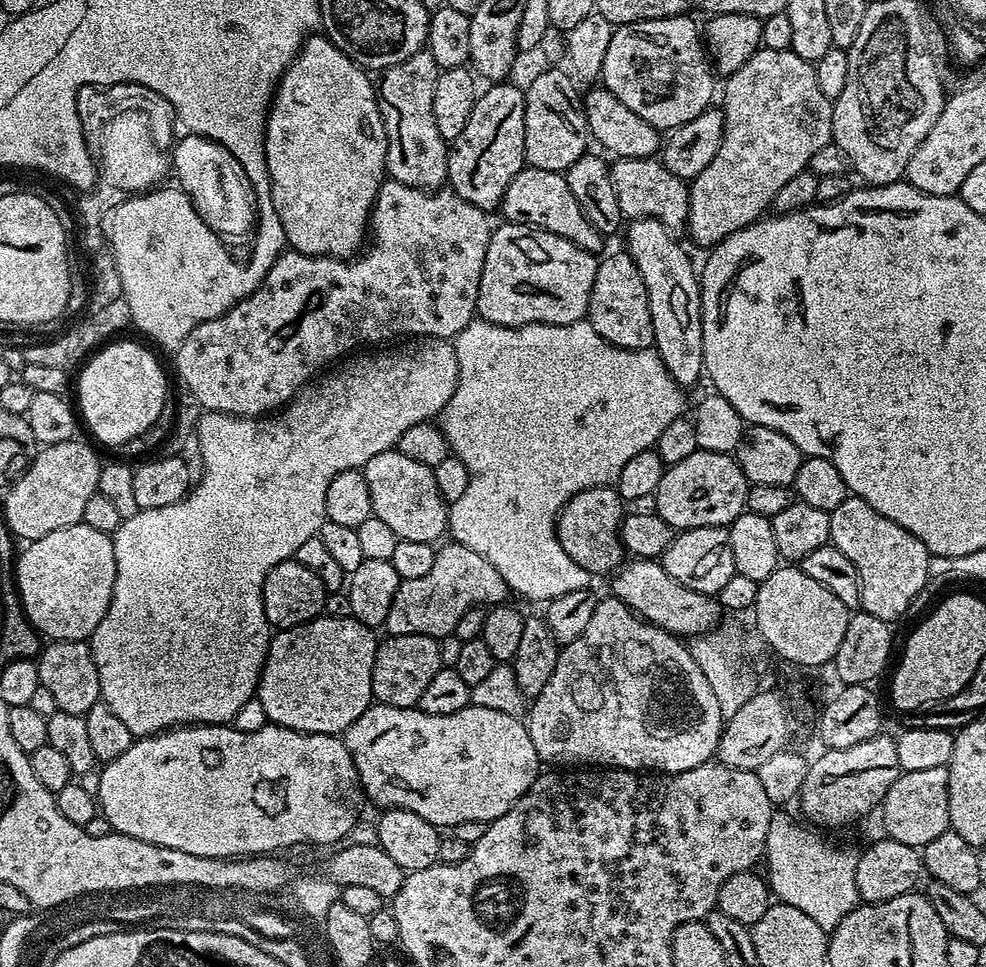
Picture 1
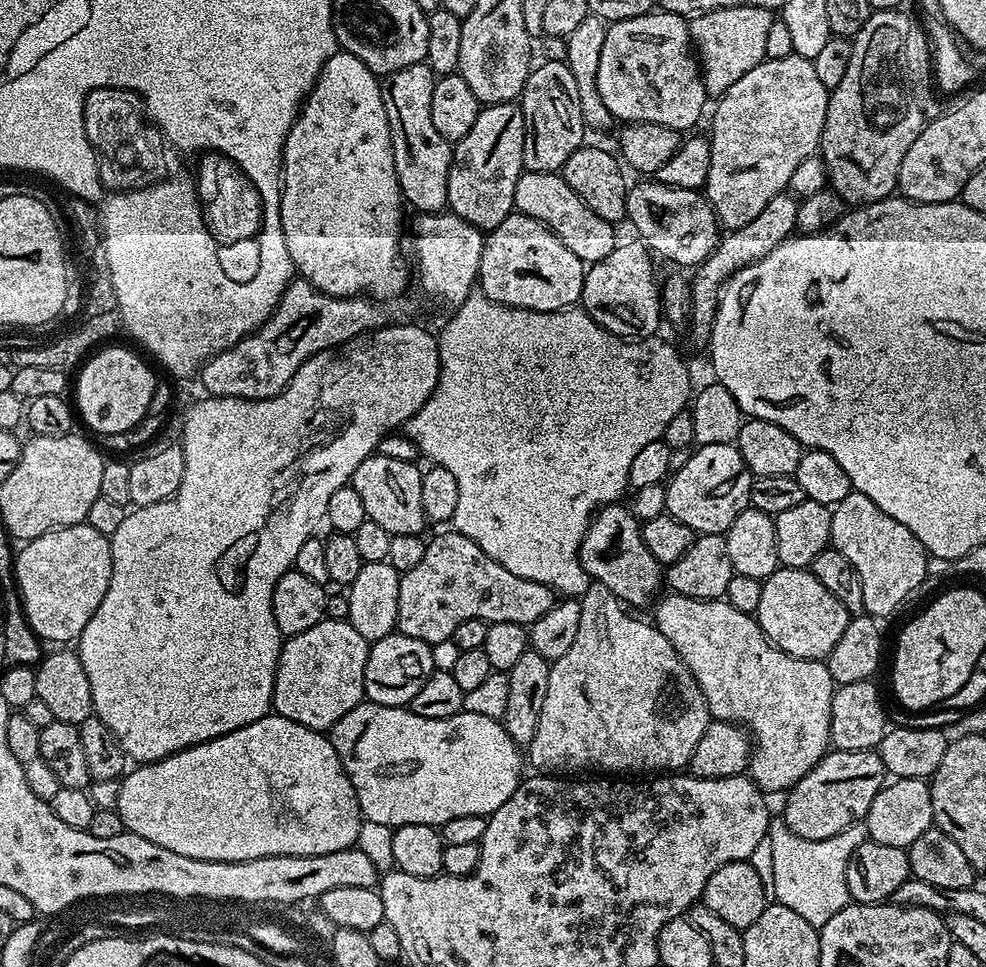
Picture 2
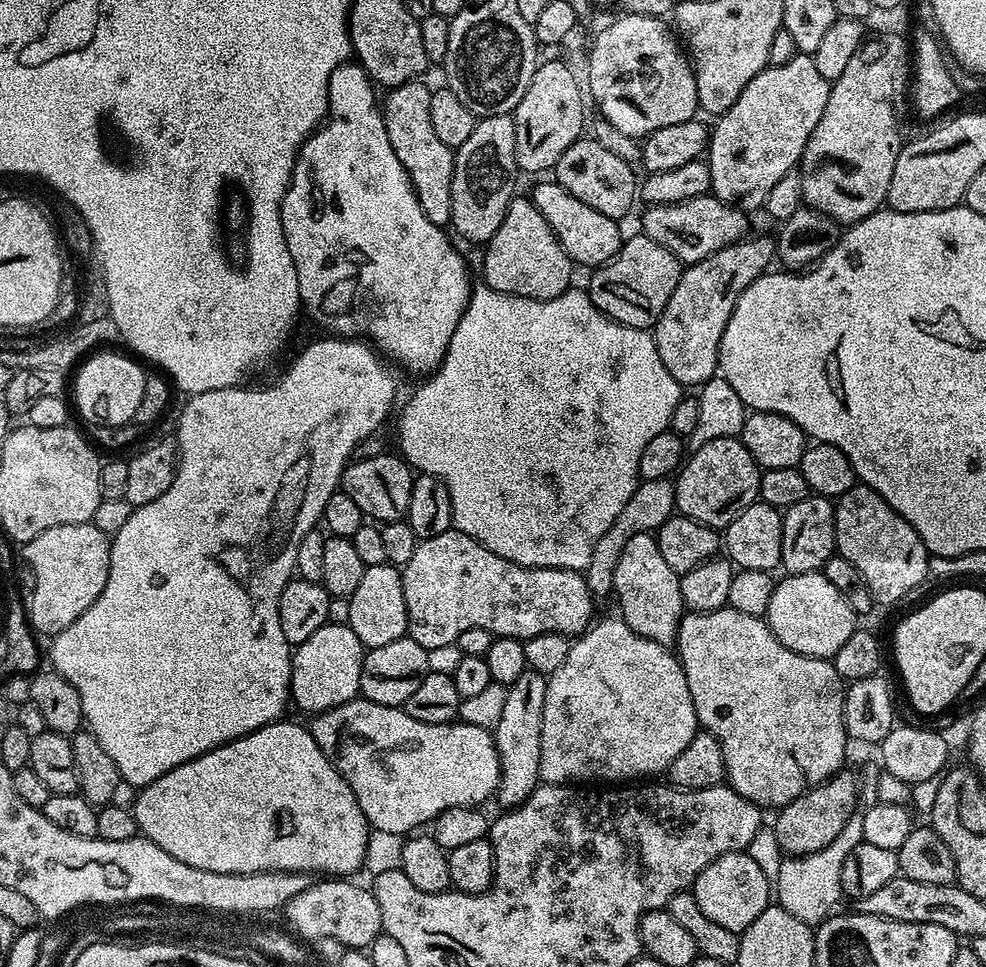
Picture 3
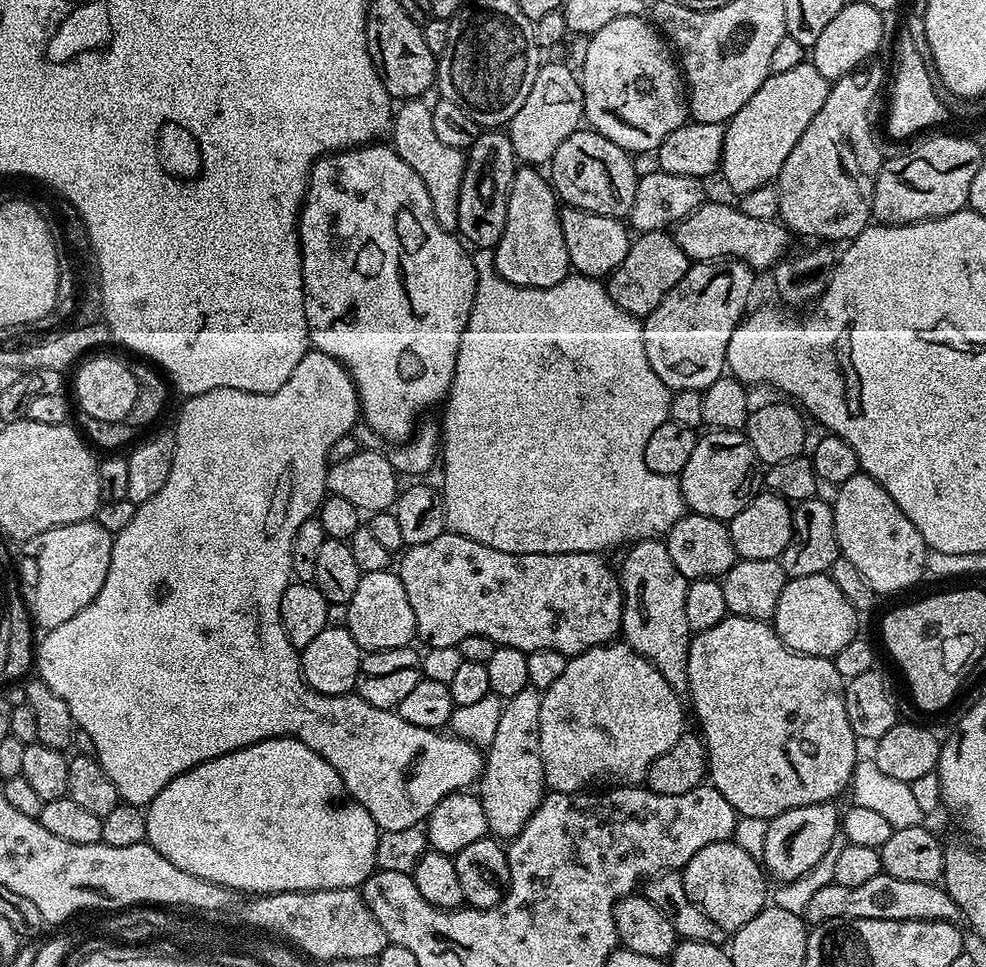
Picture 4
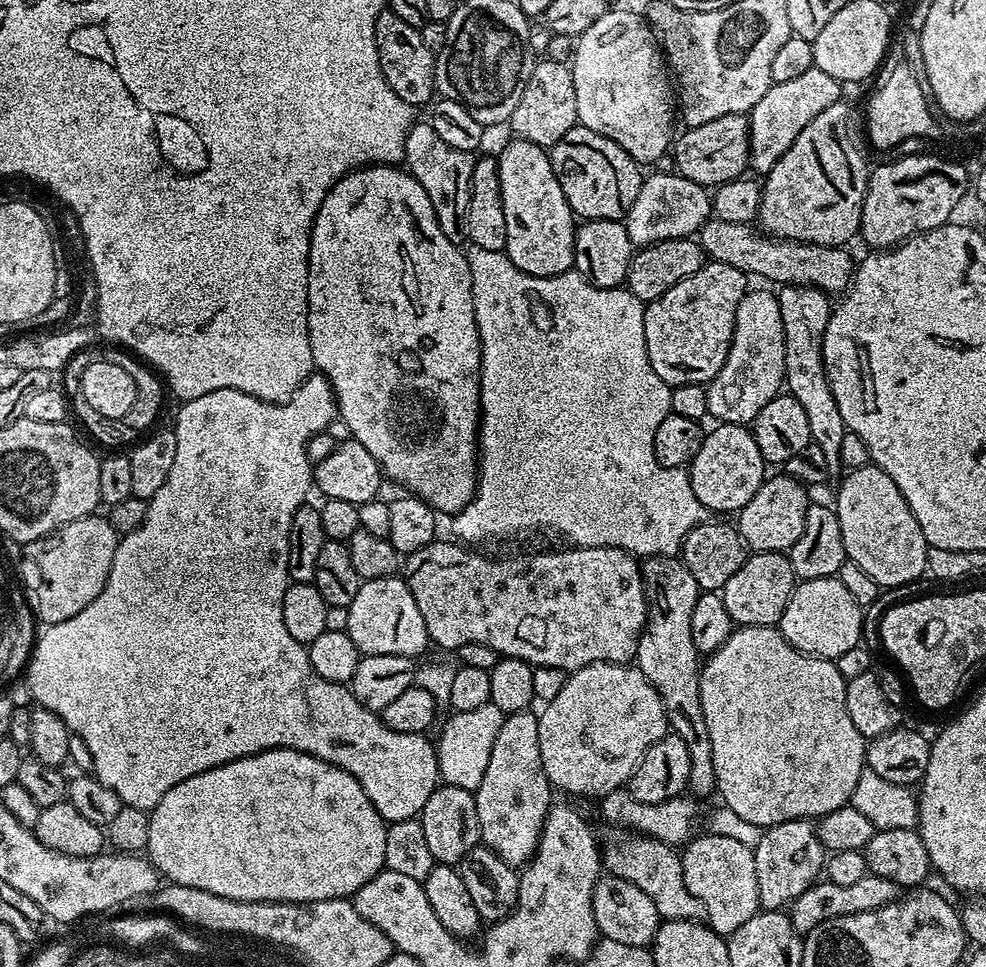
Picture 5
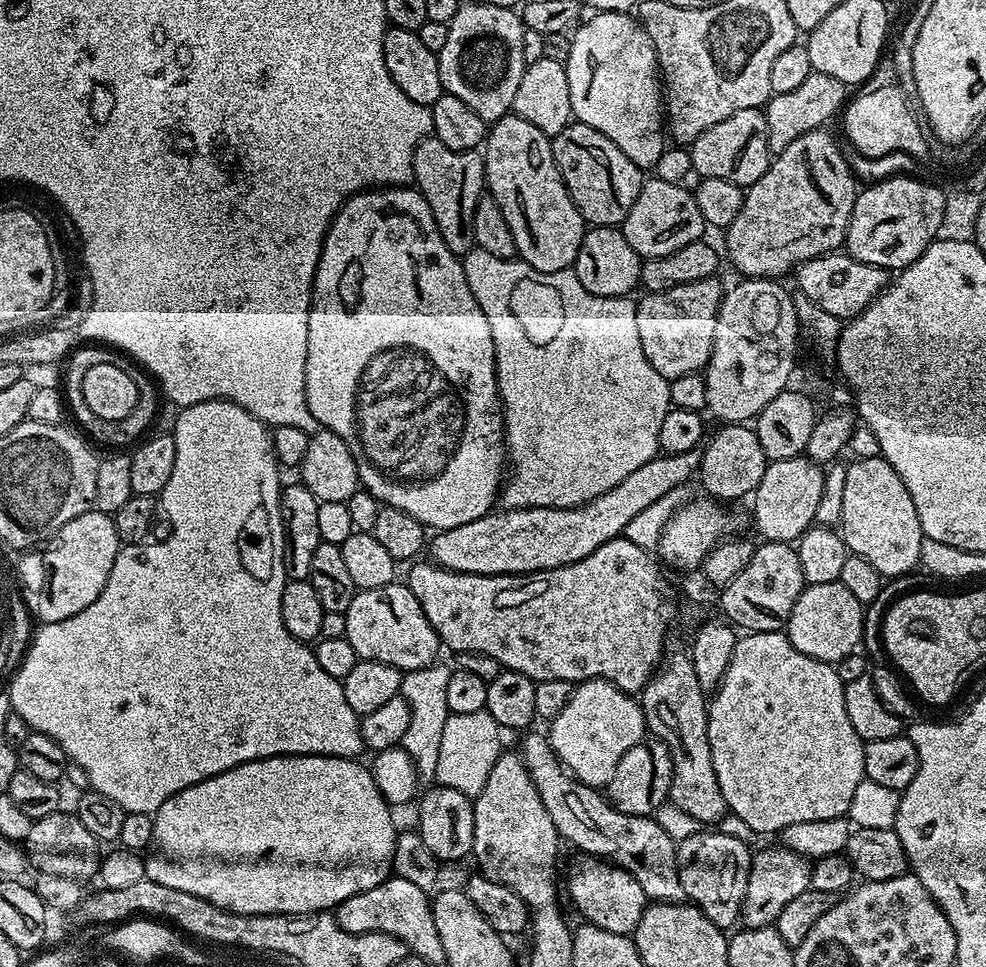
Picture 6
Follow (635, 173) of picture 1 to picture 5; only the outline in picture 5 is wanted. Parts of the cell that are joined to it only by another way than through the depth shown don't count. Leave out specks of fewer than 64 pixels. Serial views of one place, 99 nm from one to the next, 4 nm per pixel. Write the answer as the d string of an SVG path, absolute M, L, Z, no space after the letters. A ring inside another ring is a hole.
M709 218L700 228L698 239L709 261L717 260L726 266L734 266L752 278L761 276L764 280L773 280L776 286L801 284L829 294L844 294L854 275L854 259L847 247L778 240L761 234L752 224L731 224Z

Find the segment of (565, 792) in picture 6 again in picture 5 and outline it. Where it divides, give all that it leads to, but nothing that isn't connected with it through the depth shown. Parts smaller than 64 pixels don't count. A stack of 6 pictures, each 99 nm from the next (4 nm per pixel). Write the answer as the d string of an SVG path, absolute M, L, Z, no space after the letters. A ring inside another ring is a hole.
M635 830L625 831L624 836L612 836L602 844L602 864L611 875L622 878L626 882L634 882L642 894L647 894L654 902L658 914L664 920L705 919L706 913L702 902L686 890L686 878L682 878L682 862L680 852L671 844L663 844L653 840L651 836L641 836Z

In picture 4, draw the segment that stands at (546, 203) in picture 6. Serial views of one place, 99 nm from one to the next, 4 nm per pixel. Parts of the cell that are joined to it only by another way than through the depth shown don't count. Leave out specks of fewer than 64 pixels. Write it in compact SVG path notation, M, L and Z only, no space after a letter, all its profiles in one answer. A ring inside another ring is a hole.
M532 166L517 167L508 195L506 226L494 249L496 273L523 288L558 286L570 274L566 238L562 238L562 208L551 183L536 172Z

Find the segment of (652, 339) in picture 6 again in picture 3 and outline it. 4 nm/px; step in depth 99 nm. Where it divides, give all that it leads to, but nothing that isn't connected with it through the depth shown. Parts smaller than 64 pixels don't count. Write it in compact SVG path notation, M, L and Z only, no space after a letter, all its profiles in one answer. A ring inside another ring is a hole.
M771 235L752 239L738 240L697 264L687 265L681 271L678 286L674 286L674 294L670 294L670 302L666 302L666 310L656 319L654 335L658 358L662 358L662 366L666 366L682 386L703 386L717 375L726 322L730 322L730 314L746 286L765 275L770 268L768 263L773 263L775 239Z

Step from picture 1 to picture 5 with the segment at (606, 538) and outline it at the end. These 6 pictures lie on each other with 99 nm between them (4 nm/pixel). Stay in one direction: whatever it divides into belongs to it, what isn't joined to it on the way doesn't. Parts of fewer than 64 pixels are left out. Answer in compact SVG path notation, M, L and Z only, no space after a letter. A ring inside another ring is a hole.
M649 556L640 564L640 578L644 586L644 601L648 604L648 614L644 621L644 631L636 643L635 667L658 690L662 698L662 706L666 710L668 727L682 742L686 742L686 750L690 752L690 776L687 791L693 797L713 795L716 792L716 775L714 774L714 758L710 746L710 730L706 726L706 718L702 714L702 698L700 697L701 653L696 651L694 638L690 634L690 617L694 615L694 602L698 602L702 589L694 582L694 574L686 570L683 559L674 556Z

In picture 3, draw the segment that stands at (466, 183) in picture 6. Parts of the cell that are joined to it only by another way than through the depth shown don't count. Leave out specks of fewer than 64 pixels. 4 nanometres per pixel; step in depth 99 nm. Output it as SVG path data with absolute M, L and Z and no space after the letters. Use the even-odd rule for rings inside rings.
M417 78L400 84L387 93L388 97L383 97L382 111L384 114L384 125L386 134L390 134L390 146L394 146L394 154L398 154L398 162L406 170L406 174L412 183L414 194L418 198L418 206L422 206L422 214L430 218L430 222L441 226L448 226L452 223L452 175L456 158L453 149L446 146L446 142L438 139L438 134L434 134L434 125L430 123L430 98L433 89L424 85L423 79Z

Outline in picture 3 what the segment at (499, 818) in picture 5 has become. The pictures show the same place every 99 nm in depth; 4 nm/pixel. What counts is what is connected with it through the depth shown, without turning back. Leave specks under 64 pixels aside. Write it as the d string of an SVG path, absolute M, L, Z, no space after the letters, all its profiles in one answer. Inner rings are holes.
M525 670L509 687L506 702L502 709L502 718L498 718L498 726L494 730L496 749L500 759L500 781L496 787L495 799L504 803L505 809L515 808L521 804L541 783L540 751L542 750L542 706L546 702L547 679L540 672Z

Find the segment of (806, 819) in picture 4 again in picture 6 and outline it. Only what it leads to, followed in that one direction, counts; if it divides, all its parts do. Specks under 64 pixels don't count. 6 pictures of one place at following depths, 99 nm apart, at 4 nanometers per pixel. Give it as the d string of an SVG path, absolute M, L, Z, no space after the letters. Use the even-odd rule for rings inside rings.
M777 846L764 848L752 857L752 868L748 872L746 894L742 898L742 910L739 923L744 928L771 928L776 923L778 914L786 907L790 898L798 898L810 888L810 870L812 865L807 856L800 856L794 850Z

